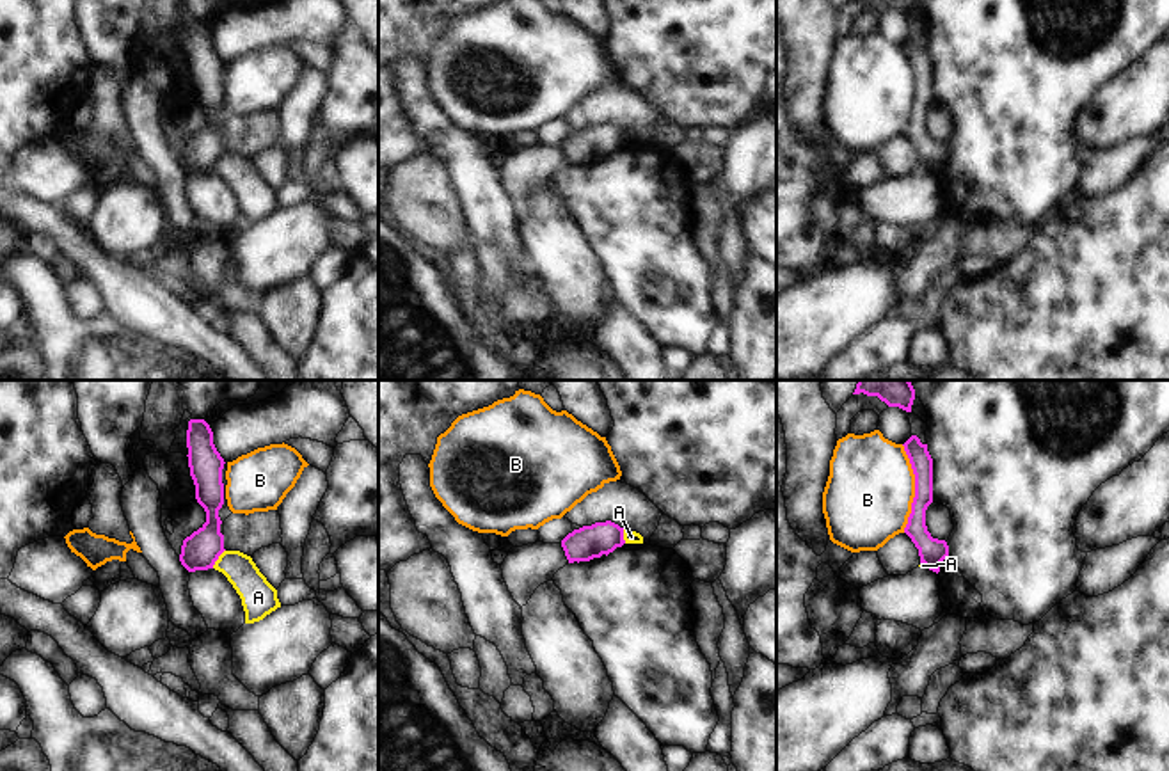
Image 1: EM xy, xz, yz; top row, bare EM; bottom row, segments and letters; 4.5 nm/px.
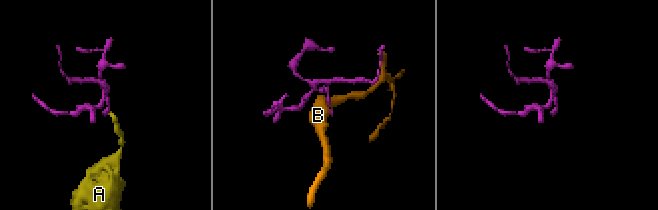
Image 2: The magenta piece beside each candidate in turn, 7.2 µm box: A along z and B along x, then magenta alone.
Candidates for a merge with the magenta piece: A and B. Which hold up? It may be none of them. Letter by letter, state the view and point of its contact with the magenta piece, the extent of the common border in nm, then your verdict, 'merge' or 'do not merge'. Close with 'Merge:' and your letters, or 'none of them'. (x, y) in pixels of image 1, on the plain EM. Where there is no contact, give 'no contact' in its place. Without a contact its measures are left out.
A: xy (217, 160) | 110 nm | do not merge
B: yz (915, 91) | 400 nm | do not merge
Merge: none of them

